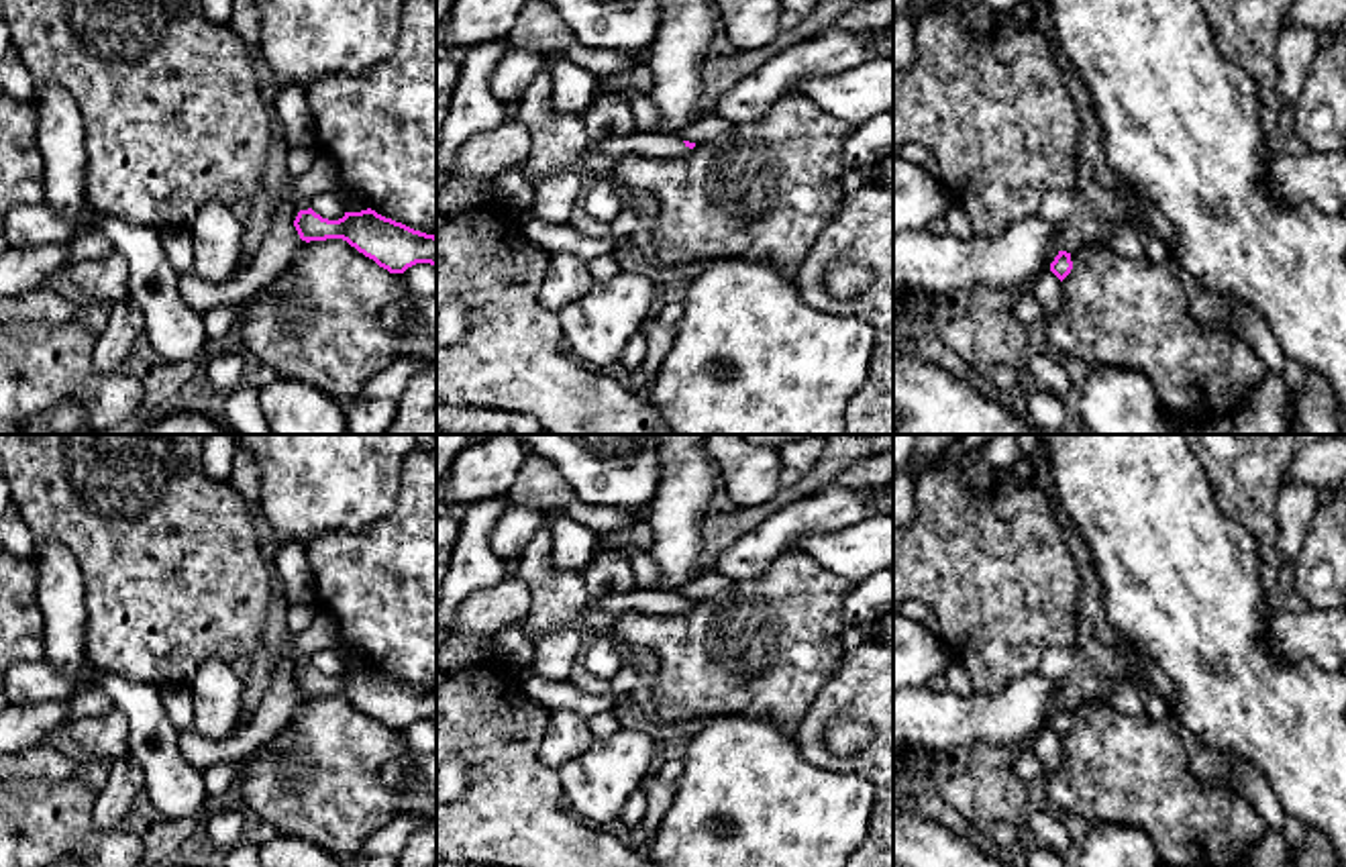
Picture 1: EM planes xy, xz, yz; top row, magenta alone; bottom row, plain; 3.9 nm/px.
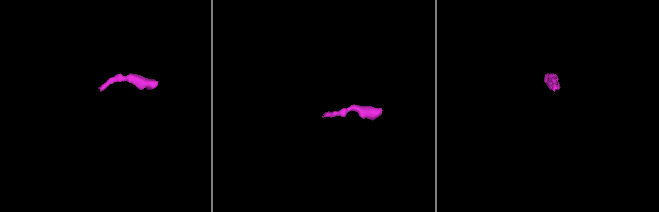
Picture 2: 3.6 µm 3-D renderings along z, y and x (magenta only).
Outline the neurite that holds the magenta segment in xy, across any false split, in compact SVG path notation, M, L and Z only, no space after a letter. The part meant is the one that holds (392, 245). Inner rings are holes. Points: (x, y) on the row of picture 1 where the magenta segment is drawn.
M312 208L300 210L294 226L302 241L343 239L390 273L404 273L416 263L436 267L436 237L414 231L367 208L328 220Z

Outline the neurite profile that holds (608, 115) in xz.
M598 92L581 110L579 120L585 124L589 141L630 137L636 133L632 106L620 92Z

